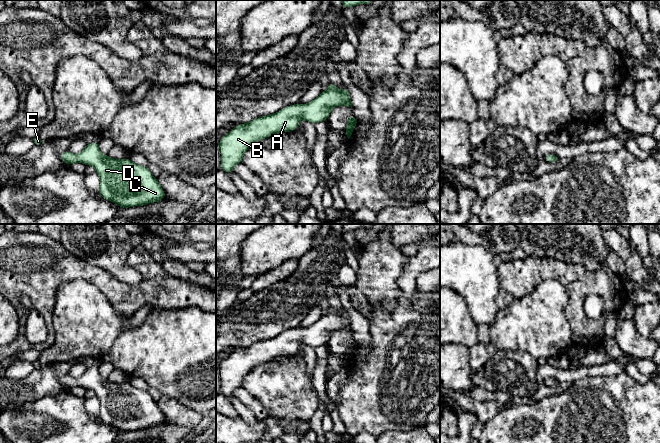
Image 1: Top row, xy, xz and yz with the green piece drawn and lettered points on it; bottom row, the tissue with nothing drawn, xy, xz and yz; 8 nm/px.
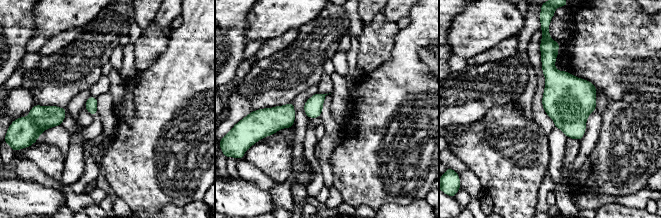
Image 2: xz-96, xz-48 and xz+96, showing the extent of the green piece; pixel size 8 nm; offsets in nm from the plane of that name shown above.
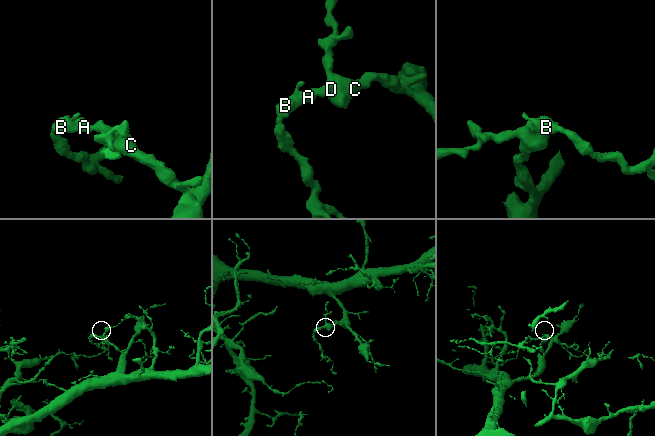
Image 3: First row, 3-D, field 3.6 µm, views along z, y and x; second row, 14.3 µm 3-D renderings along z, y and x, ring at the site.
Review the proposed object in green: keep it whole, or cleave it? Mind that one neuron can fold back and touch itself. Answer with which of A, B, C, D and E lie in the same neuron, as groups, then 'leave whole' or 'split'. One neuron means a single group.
groups A B C D E; leave whole

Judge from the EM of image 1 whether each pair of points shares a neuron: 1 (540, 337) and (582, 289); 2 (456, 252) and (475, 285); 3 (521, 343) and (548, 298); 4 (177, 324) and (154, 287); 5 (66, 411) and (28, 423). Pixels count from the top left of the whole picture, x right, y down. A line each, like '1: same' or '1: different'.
1: different
2: same
3: same
4: different
5: same

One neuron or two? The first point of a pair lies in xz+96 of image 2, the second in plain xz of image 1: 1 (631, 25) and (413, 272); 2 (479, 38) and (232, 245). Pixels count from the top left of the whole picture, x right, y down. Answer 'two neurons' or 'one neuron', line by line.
1: two neurons
2: two neurons

